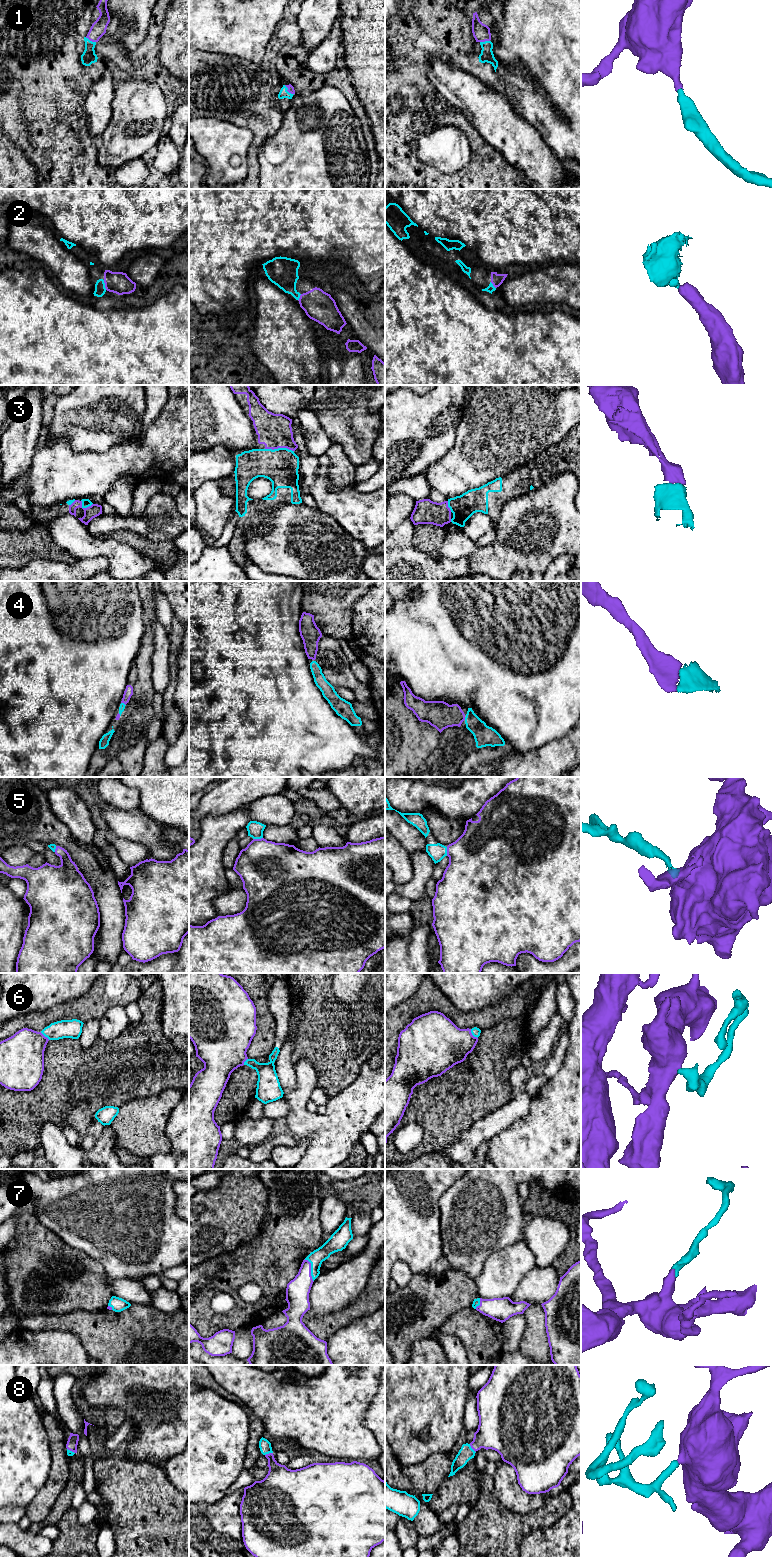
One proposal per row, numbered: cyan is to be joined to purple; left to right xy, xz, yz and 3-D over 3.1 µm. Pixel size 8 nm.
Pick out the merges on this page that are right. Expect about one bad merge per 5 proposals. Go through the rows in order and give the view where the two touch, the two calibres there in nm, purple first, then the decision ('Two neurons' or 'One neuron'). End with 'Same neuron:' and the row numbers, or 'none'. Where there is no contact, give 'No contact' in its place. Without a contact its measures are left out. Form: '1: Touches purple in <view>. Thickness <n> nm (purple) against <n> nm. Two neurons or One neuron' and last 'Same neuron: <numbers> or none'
1: Touches purple in xz. Thickness 50 nm (purple) against 70 nm. One neuron
2: Touches purple in xy. Thickness 180 nm (purple) against 90 nm. One neuron
3: Touches purple in xz. Thickness 280 nm (purple) against 280 nm. One neuron
4: Touches purple in yz. Thickness 220 nm (purple) against 160 nm. One neuron
5: Touches purple in xz. Thickness 440 nm (purple) against 130 nm. One neuron
6: Touches purple in yz. Thickness 380 nm (purple) against 70 nm. One neuron
7: Touches purple in xz. Thickness 190 nm (purple) against 120 nm. One neuron
8: Touches purple in yz. Thickness 320 nm (purple) against 120 nm. One neuron
Same neuron: 1, 2, 3, 4, 5, 6, 7, 8

